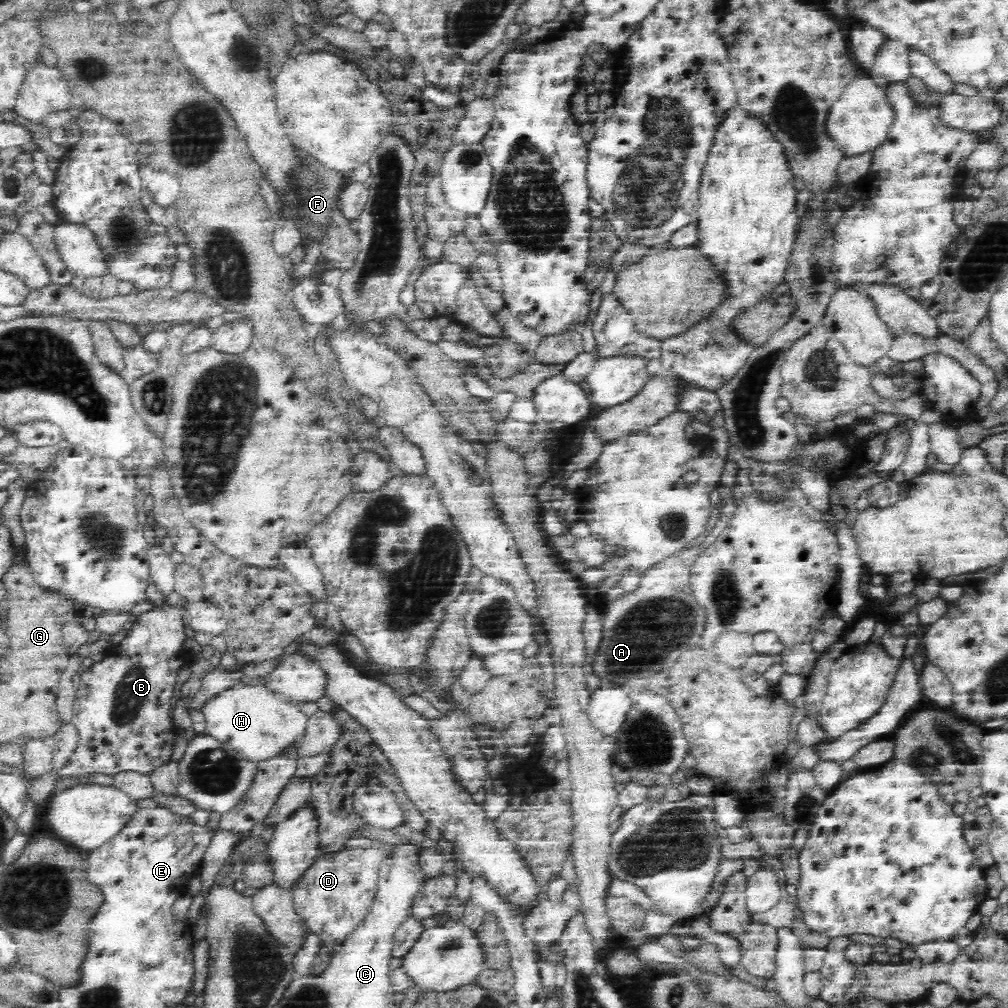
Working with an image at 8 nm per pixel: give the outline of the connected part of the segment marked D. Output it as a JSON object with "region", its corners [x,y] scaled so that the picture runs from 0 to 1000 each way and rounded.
{"region":[[[341,841],[332,846],[318,846],[313,850],[311,858],[302,865],[294,878],[291,887],[291,898],[294,905],[302,912],[306,926],[316,930],[319,937],[340,936],[343,930],[354,921],[367,905],[371,891],[375,884],[376,865],[383,851],[383,845],[373,841]]]}

